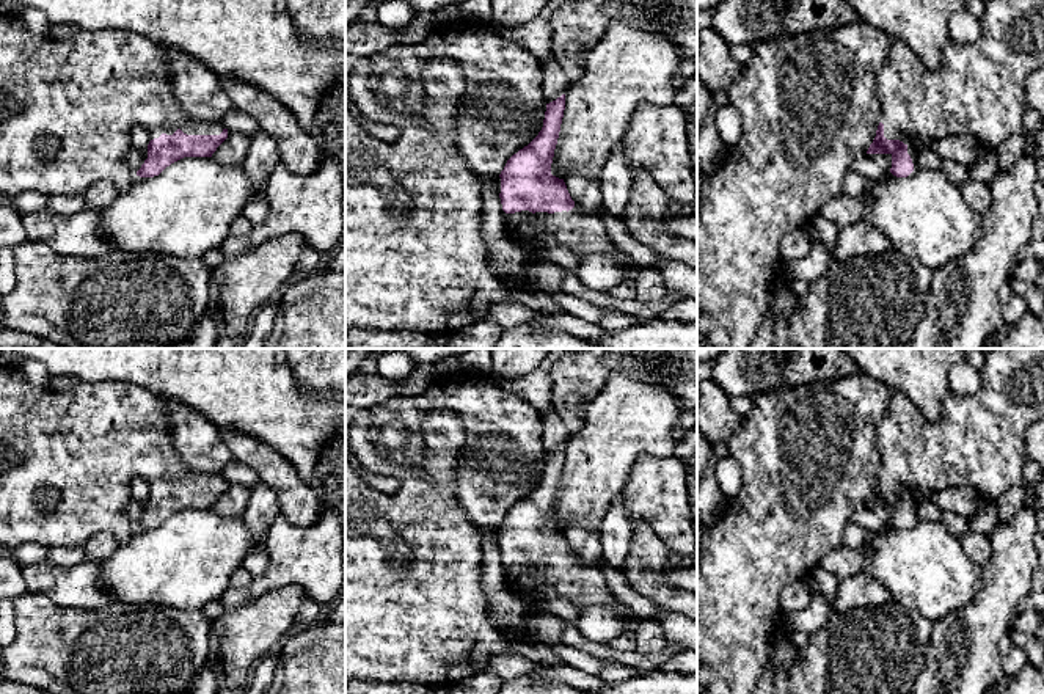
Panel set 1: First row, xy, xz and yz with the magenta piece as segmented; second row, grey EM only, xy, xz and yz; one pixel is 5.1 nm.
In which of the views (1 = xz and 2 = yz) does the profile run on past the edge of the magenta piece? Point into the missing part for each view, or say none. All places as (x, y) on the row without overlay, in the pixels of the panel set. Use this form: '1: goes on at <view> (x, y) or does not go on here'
1: goes on at xz (583, 586)
2: goes on at yz (978, 443)

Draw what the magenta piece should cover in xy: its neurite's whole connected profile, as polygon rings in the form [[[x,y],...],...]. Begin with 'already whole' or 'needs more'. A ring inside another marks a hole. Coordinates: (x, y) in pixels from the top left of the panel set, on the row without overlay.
needs more | [[[0,364],[0,545],[16,548],[38,543],[44,548],[77,548],[94,534],[110,532],[119,545],[135,529],[159,528],[184,509],[212,509],[228,490],[220,474],[195,471],[179,457],[171,436],[165,399],[144,388],[119,382],[78,382],[61,391],[33,386],[19,367]],[[141,477],[149,485],[146,512],[133,524],[126,517],[130,480]]]

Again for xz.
needs more | [[[565,446],[546,455],[538,487],[513,506],[495,531],[507,581],[535,570],[545,584],[579,611],[612,606],[617,600],[603,572],[598,567],[581,565],[564,531],[551,526],[564,462]]]

